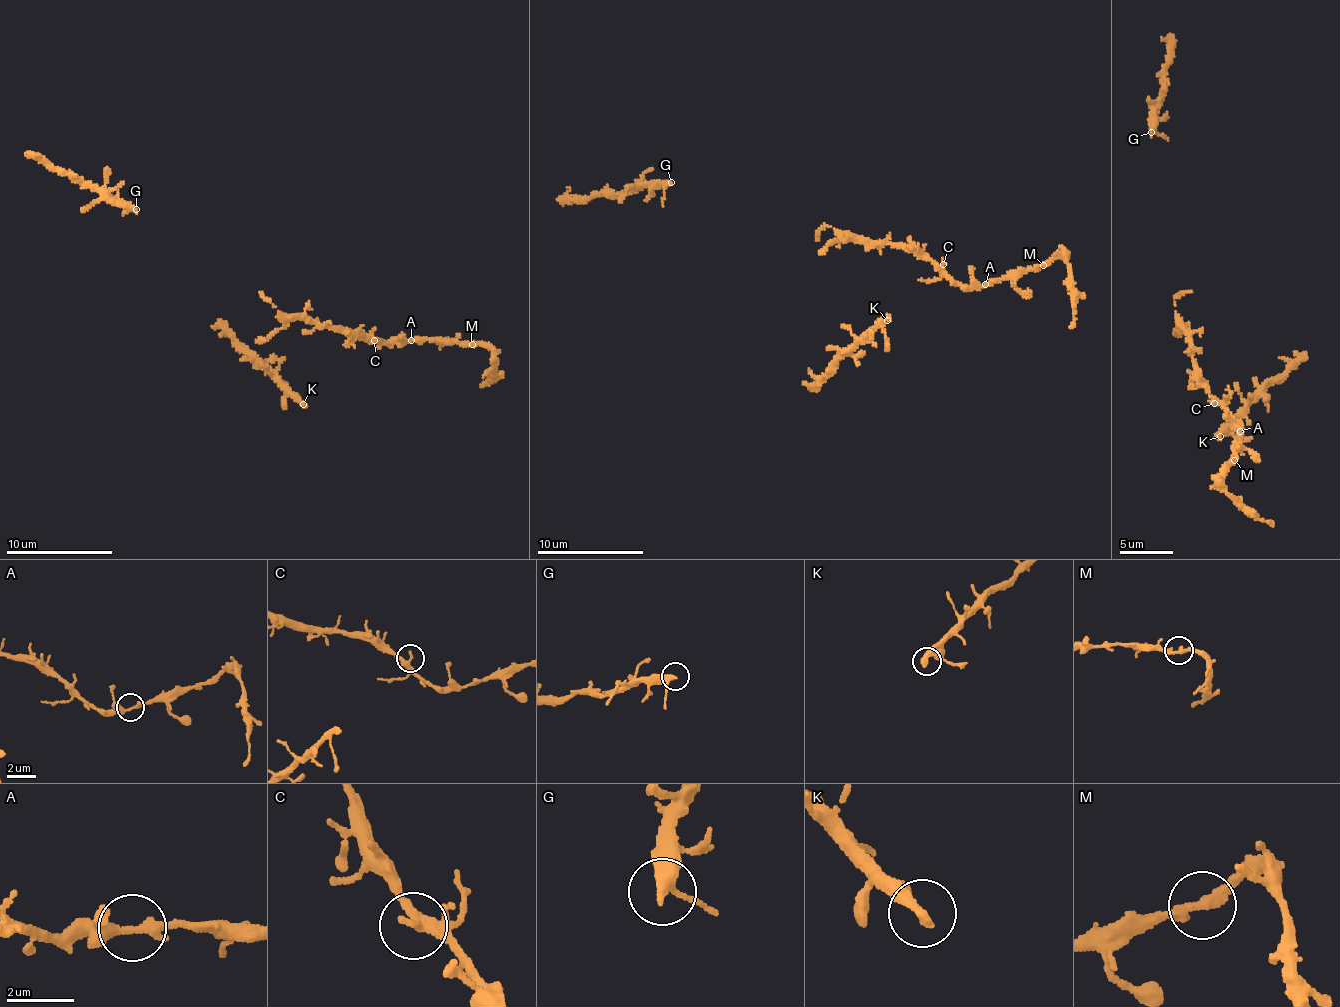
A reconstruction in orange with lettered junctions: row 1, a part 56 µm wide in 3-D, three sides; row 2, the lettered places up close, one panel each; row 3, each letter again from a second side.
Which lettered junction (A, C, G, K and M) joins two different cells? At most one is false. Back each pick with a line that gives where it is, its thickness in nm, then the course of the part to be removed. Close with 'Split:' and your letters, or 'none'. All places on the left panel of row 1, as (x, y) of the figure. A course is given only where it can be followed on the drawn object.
Split: none

